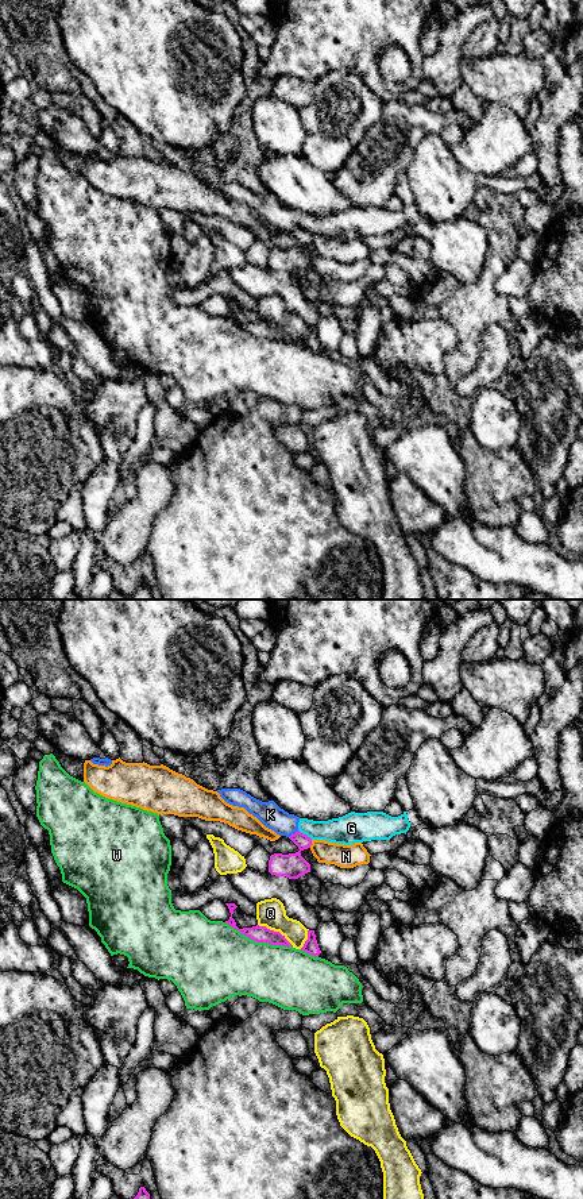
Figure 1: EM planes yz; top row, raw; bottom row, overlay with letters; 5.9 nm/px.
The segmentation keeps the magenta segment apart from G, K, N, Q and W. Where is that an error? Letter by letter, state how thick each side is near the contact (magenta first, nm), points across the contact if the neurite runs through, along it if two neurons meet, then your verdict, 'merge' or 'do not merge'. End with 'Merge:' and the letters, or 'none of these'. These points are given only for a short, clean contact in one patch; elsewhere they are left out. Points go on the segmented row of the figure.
G: 150/170 nm | along yz (298, 829), (312, 839) | do not merge
K: 150/150 nm | do not merge
N: 150/140 nm | along yz (312, 840), (309, 847) | do not merge
Q: 100/170 nm | do not merge
W: 100/420 nm | do not merge
Merge: none of these

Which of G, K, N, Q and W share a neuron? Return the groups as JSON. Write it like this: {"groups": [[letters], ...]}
{"groups": [["G", "K"], ["N"], ["Q"], ["W"]]}

